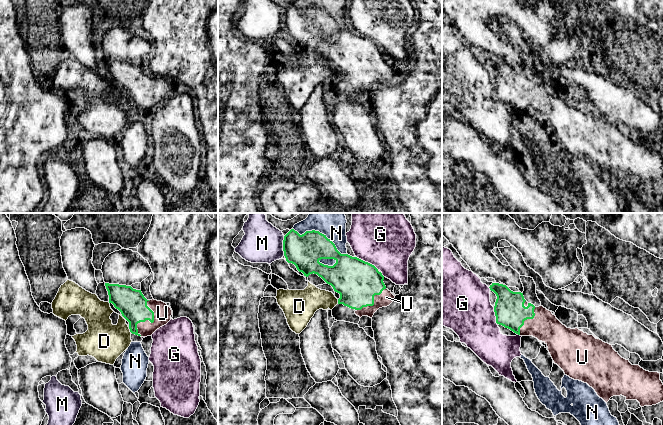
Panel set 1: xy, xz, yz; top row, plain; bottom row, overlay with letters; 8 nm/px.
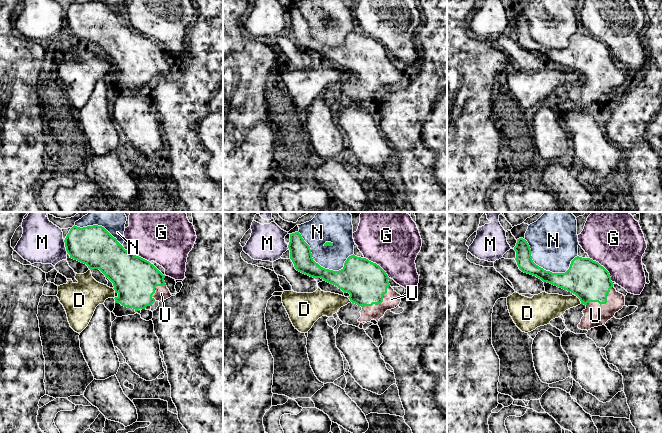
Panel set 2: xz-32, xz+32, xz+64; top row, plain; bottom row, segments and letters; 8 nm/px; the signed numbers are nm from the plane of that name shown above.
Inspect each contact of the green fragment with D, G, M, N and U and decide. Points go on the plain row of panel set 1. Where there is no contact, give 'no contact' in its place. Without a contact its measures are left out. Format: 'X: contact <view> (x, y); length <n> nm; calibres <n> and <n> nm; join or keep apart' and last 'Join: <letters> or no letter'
D: contact xy (130, 106); length 50 nm; calibres 240 and 300 nm; keep apart
G: contact xz (367, 38); length 220 nm; calibres 340 and 380 nm; keep apart
M: contact xz (283, 22); length 160 nm; calibres 280 and 320 nm; keep apart
N: contact xz (321, 9); length 480 nm; calibres 280 and 150 nm; keep apart
U: contact xy (150, 97); length 300 nm; calibres 240 and 140 nm; join
Join: U

